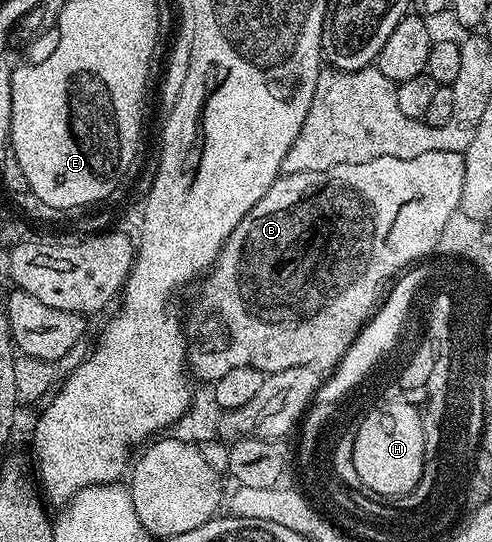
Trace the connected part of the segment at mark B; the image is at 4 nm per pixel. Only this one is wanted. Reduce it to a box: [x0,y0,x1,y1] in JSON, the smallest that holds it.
[185,152,465,384]

